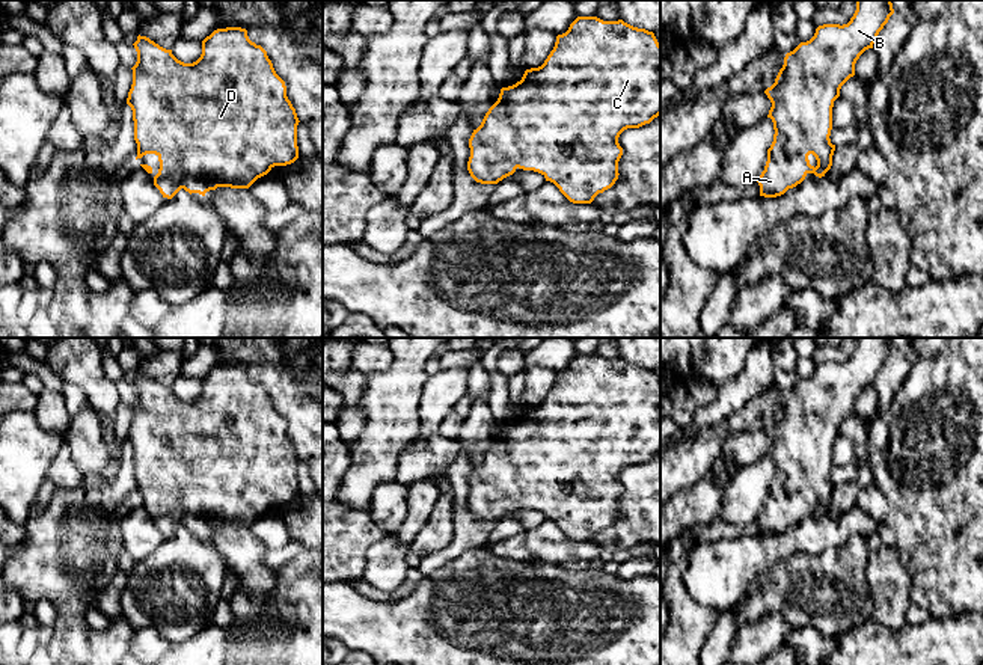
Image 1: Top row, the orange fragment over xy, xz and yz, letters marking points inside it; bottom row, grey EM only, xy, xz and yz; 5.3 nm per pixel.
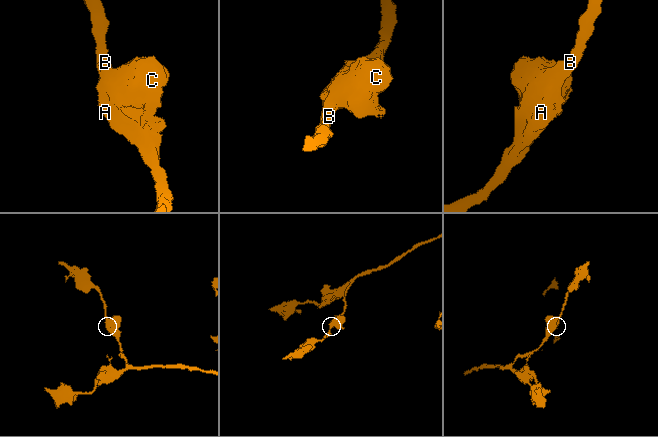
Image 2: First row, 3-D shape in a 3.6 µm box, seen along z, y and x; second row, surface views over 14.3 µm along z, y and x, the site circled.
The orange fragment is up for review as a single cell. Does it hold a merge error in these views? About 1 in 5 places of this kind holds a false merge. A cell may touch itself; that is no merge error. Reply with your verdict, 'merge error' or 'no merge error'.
no merge error

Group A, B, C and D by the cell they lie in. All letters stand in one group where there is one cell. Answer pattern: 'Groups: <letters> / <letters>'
Groups: A B C D

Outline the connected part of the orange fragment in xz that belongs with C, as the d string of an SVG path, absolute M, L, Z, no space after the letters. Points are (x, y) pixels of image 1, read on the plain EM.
M577 354L565 371L556 374L555 385L541 404L526 407L520 419L501 427L498 439L469 477L467 508L481 522L498 522L517 505L534 508L553 520L570 540L591 541L618 517L618 499L623 493L620 472L650 461L659 452L660 382L654 371L623 357Z

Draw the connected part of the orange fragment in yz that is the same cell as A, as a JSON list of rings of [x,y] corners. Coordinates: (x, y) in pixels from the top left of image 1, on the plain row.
[[[856,338],[856,348],[847,362],[819,363],[810,378],[785,392],[775,421],[764,428],[772,440],[767,455],[773,460],[775,472],[764,508],[757,517],[760,534],[781,534],[801,522],[808,511],[822,516],[831,507],[835,489],[829,477],[834,439],[840,434],[841,424],[855,413],[859,394],[873,386],[893,351],[891,338]]]

